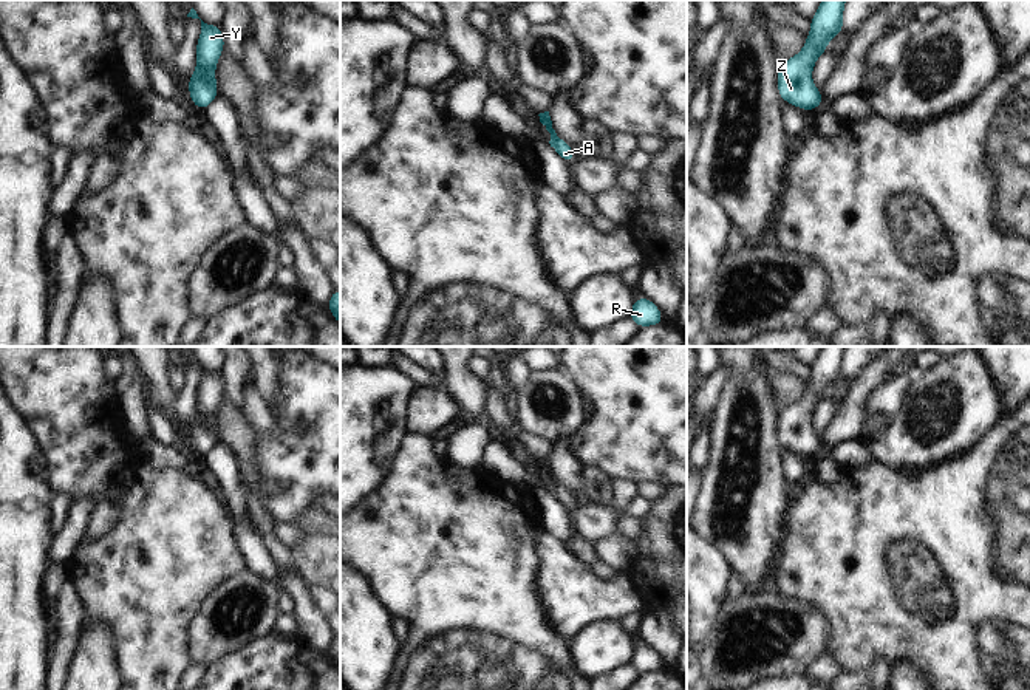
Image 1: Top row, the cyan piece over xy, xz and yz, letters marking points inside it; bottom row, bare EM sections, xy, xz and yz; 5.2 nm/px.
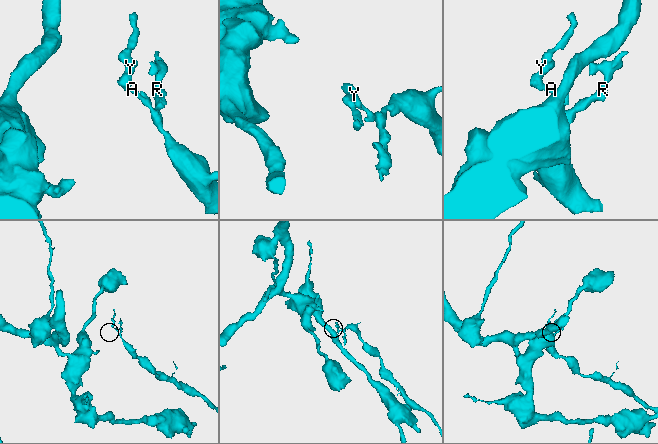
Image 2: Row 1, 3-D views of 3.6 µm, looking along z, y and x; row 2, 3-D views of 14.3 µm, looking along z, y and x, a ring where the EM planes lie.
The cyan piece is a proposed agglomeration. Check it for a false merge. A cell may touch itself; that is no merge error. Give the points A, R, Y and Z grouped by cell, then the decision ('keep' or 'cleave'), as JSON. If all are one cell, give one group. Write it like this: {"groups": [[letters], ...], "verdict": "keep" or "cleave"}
{"groups": [["A", "R", "Y", "Z"]], "verdict": "keep"}

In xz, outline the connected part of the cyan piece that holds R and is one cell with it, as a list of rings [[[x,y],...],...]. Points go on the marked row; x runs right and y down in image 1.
[[[645,295],[634,300],[629,319],[640,328],[663,323],[660,309]]]

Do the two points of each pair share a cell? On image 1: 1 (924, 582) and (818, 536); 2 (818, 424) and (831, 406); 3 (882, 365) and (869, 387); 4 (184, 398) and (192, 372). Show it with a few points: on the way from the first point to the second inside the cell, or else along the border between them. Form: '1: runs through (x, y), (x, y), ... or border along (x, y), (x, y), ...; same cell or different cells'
1: runs through (897, 562), (879, 551), (851, 549), (845, 545); same cell
2: runs through (820, 420), (826, 410); same cell
3: runs through (880, 370), (869, 382); same cell
4: runs through (189, 392), (192, 378); same cell

